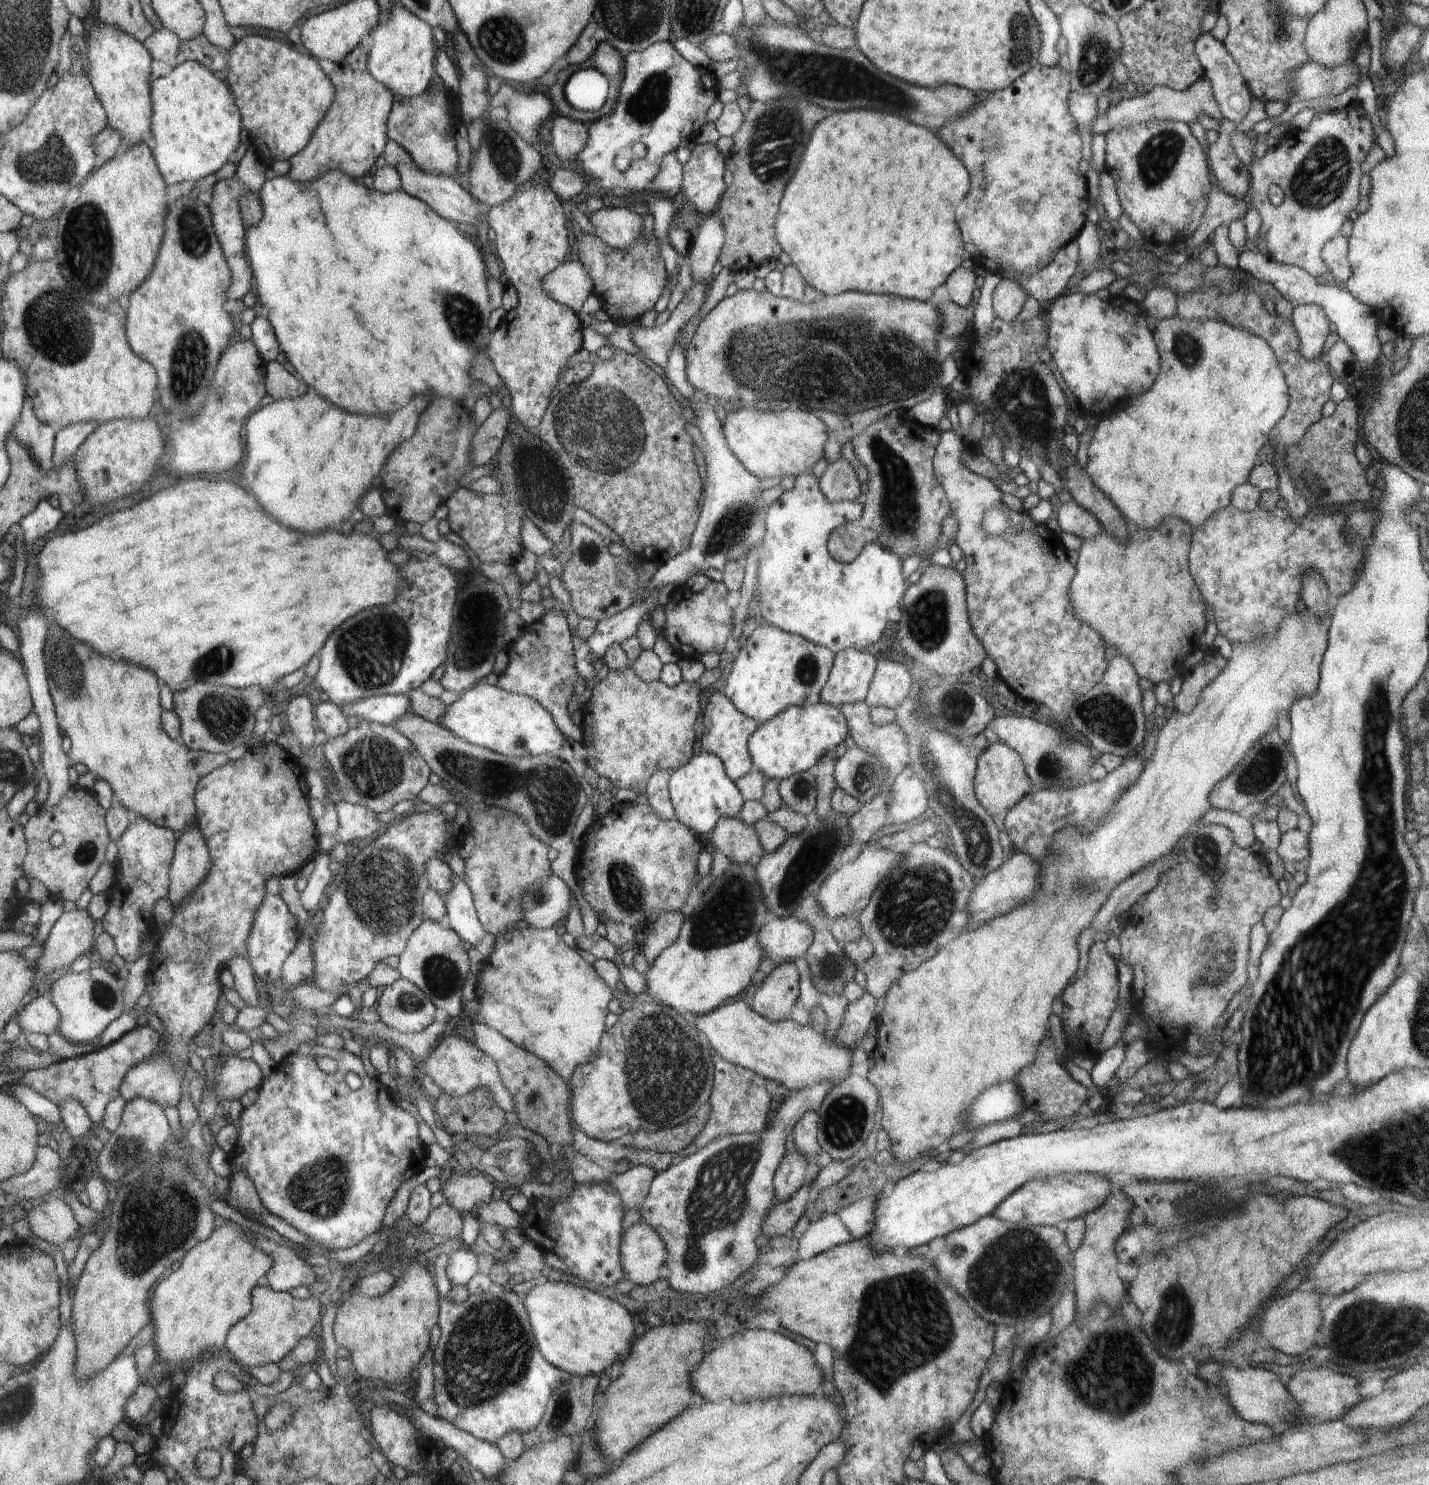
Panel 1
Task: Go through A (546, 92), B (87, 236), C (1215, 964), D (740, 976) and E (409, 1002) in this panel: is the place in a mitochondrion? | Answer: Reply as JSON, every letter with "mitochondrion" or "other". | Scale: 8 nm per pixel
{"A":"other","B":"mitochondrion","C":"mitochondrion","D":"other","E":"mitochondrion"}

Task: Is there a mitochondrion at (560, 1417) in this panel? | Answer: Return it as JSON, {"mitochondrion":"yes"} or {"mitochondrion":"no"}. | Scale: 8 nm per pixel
{"mitochondrion":"yes"}

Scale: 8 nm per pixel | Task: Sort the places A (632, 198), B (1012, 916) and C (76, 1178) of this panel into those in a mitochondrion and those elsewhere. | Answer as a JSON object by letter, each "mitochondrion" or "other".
{"A":"other","B":"other","C":"other"}

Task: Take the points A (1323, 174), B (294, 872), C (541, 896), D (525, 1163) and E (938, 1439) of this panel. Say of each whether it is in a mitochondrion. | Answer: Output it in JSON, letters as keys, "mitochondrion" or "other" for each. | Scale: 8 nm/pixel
{"A":"mitochondrion","B":"other","C":"mitochondrion","D":"mitochondrion","E":"other"}

